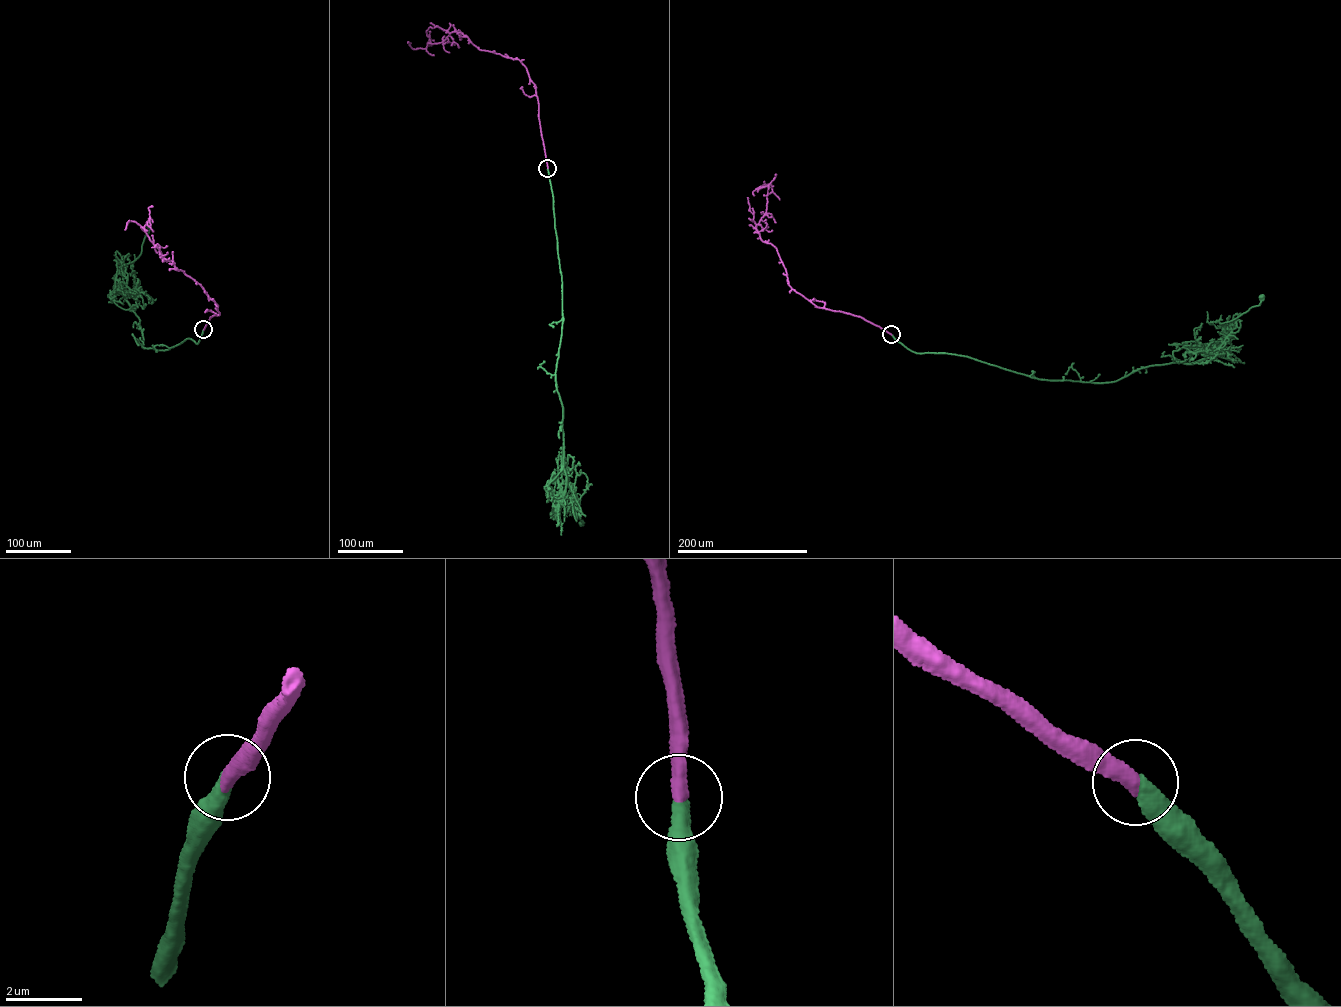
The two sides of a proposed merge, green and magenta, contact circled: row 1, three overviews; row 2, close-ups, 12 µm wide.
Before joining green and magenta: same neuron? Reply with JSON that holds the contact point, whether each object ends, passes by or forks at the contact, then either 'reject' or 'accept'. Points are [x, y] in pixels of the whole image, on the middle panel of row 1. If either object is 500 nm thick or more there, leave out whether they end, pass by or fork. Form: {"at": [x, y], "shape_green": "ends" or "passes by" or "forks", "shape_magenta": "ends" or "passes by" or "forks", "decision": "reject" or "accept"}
{"at": [547, 168], "shape_green": "ends", "shape_magenta": "ends", "decision": "accept"}

